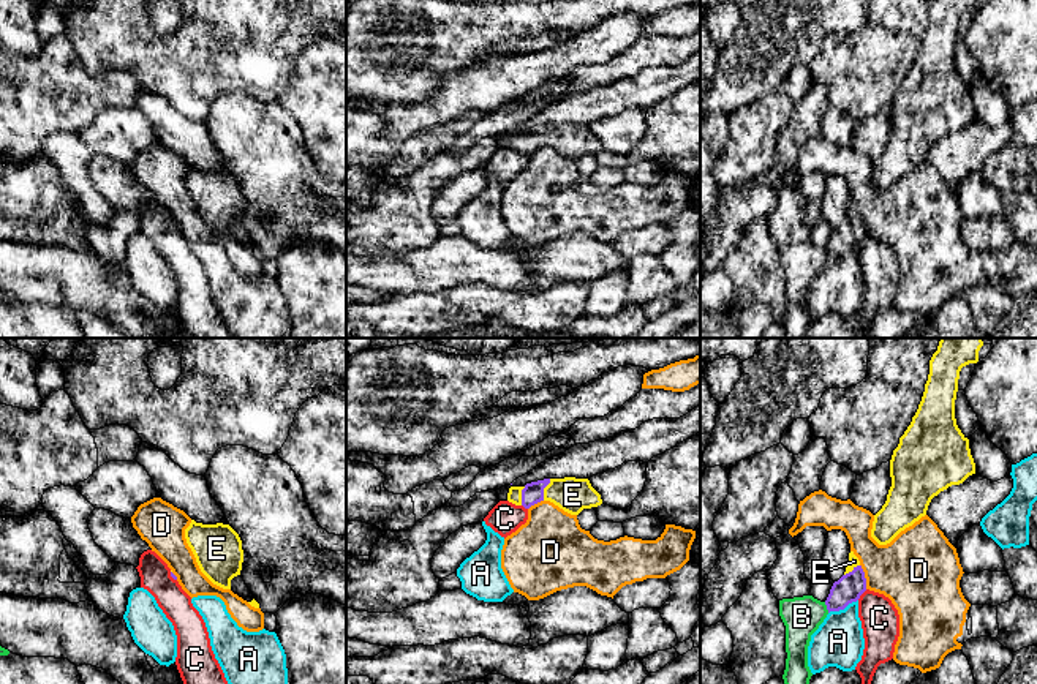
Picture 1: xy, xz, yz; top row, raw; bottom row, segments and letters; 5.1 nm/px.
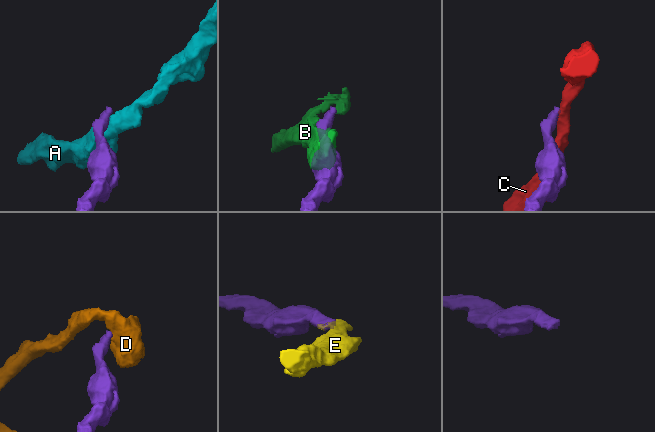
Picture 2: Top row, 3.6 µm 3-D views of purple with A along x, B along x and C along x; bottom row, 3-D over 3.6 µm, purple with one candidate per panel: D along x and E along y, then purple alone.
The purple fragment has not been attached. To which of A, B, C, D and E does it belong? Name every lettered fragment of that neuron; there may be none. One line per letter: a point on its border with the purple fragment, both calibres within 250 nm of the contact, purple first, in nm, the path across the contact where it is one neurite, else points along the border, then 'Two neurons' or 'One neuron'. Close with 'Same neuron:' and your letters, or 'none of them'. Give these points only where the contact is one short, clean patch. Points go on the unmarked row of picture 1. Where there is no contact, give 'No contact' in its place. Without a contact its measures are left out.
A: Touches purple at yz (843, 255). Thickness 140 nm (purple) against 260 nm. Boundary: yz (857, 245), (829, 259). Two neurons
B: Touches purple at yz (827, 253). Thickness 140 nm (purple) against 200 nm. Two neurons
C: Touches purple at yz (862, 239). Thickness 140 nm (purple) against 190 nm. Boundary: yz (867, 236), (857, 245). Two neurons
D: Touches purple at yz (863, 223). Thickness 140 nm (purple) against 360 nm. Two neurons
E: Touches purple at xz (543, 136). Thickness 110 nm (purple) against 180 nm. One neuron
Same neuron: E

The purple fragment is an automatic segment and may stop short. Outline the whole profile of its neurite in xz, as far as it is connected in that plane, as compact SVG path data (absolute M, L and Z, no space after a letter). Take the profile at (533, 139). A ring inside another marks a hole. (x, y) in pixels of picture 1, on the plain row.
M575 123L544 125L525 133L511 133L507 147L525 155L541 147L550 147L571 161L602 150L601 141L590 126Z

